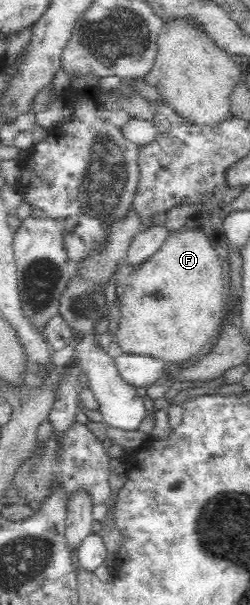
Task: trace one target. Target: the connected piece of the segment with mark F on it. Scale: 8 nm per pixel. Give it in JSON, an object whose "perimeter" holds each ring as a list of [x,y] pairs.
{"perimeter":[[[187,230],[169,236],[153,258],[125,277],[124,304],[115,337],[123,354],[157,359],[167,368],[199,353],[218,329],[224,306],[226,291],[220,261],[211,238]]]}

